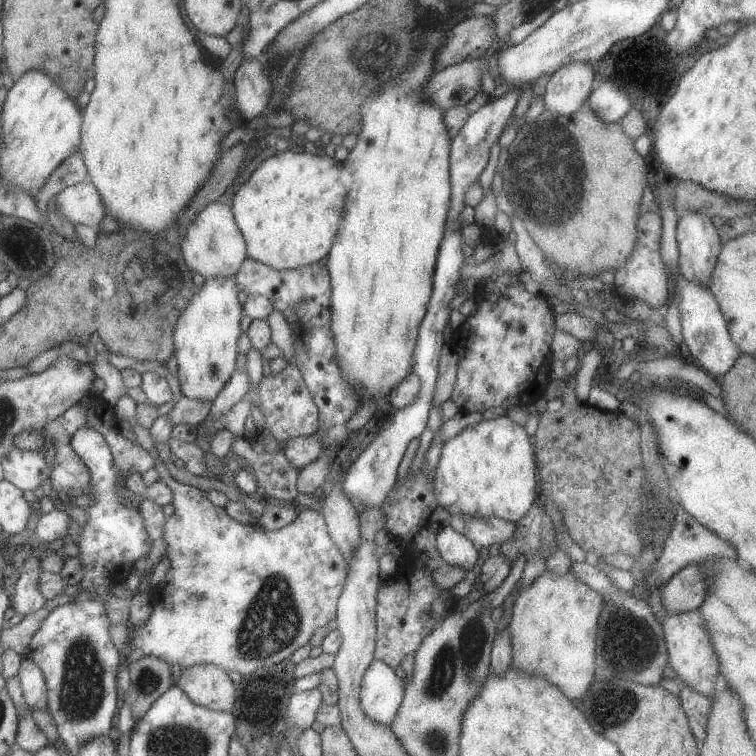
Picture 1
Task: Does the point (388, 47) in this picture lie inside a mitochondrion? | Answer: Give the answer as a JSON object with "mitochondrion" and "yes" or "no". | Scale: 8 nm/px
{"mitochondrion":"yes"}

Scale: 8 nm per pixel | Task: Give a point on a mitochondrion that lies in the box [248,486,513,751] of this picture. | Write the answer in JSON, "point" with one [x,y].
{"point":[455,664]}

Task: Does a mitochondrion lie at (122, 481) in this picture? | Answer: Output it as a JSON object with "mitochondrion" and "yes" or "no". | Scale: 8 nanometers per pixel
{"mitochondrion":"no"}

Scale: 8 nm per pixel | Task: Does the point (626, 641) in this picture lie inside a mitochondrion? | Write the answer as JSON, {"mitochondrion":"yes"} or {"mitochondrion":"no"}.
{"mitochondrion":"yes"}

